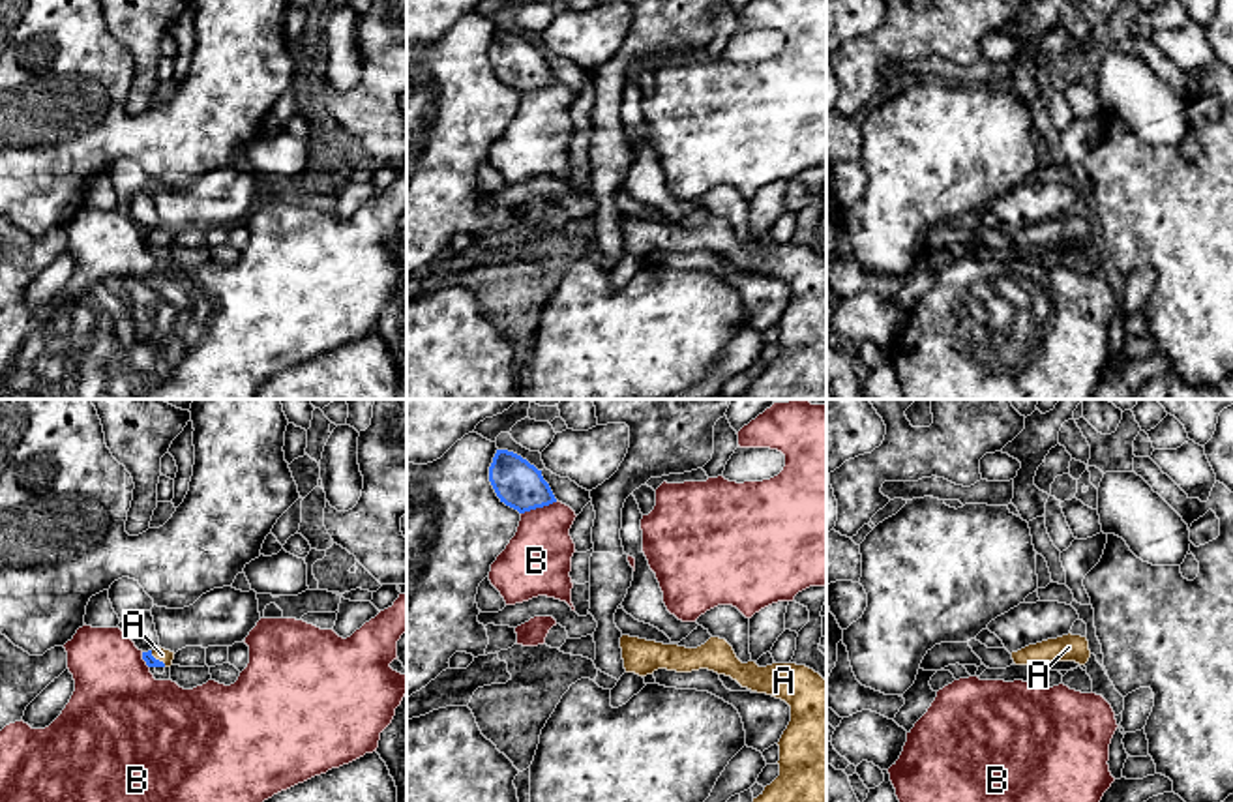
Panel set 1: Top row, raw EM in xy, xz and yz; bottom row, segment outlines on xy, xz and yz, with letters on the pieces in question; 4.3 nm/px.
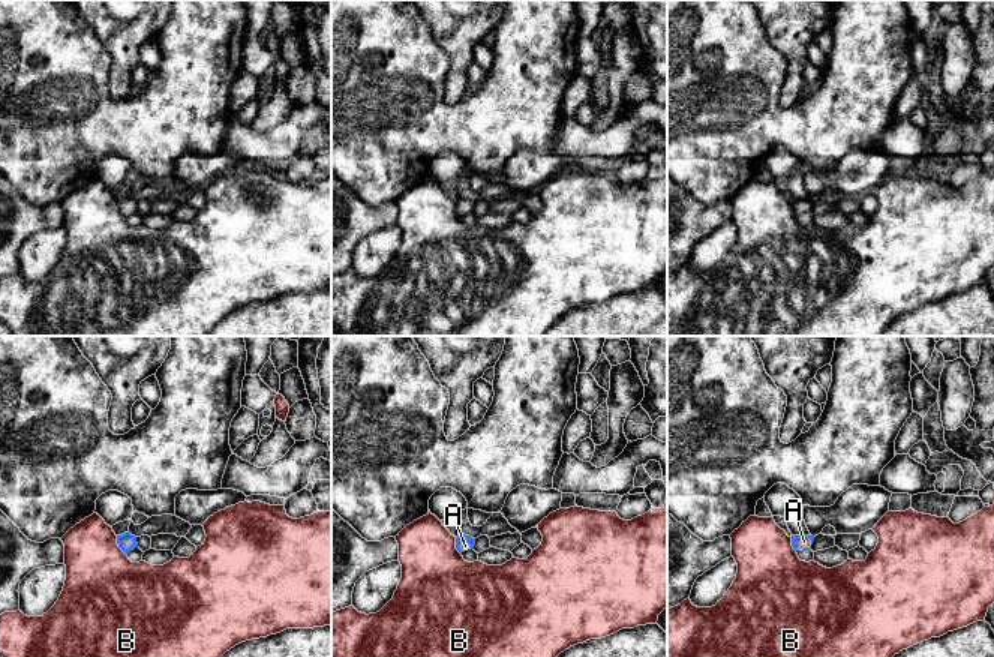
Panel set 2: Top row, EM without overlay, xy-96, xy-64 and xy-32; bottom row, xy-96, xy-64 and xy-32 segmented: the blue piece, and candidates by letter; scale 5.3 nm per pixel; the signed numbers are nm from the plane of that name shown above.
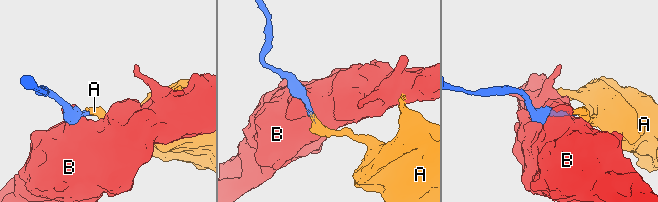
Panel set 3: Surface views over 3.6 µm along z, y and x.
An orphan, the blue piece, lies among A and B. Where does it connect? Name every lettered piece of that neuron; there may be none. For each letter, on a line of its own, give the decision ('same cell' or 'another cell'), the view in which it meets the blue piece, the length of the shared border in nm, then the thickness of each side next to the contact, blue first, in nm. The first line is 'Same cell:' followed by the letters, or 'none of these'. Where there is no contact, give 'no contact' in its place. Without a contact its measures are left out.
Same cell: A
A: same cell; contact in xy; length 100 nm; calibres 50 and 60 nm
B: another cell; contact in xz; length 170 nm; calibres 200 and 280 nm

